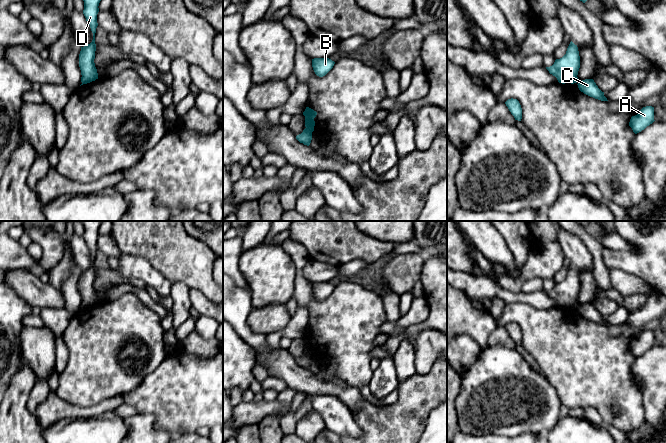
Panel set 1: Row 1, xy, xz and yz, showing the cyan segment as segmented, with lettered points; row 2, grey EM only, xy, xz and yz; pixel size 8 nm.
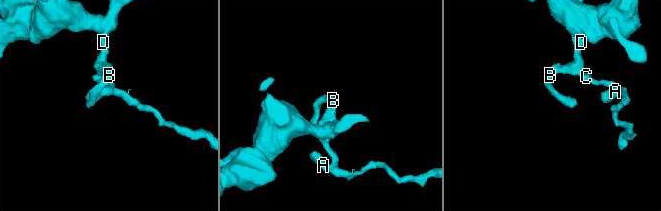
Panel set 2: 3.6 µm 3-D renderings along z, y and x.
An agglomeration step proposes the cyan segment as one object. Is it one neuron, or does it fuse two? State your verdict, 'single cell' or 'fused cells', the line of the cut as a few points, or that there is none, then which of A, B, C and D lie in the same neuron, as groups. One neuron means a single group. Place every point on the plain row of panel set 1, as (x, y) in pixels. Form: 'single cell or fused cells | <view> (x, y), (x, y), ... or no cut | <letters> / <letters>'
fused cells | xz (306, 351), (311, 356) | A C / B D

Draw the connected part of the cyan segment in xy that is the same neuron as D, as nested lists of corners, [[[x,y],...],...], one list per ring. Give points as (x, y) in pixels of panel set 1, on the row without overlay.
[[[80,221],[84,225],[83,238],[86,245],[90,249],[91,255],[93,257],[93,264],[90,268],[81,271],[79,278],[79,291],[81,294],[81,306],[82,308],[87,308],[98,303],[97,293],[95,291],[95,257],[98,250],[97,238],[99,236],[99,227],[103,221]]]

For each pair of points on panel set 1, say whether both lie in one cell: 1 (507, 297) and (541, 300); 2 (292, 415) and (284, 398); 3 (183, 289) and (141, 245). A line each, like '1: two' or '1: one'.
1: one
2: two
3: two

